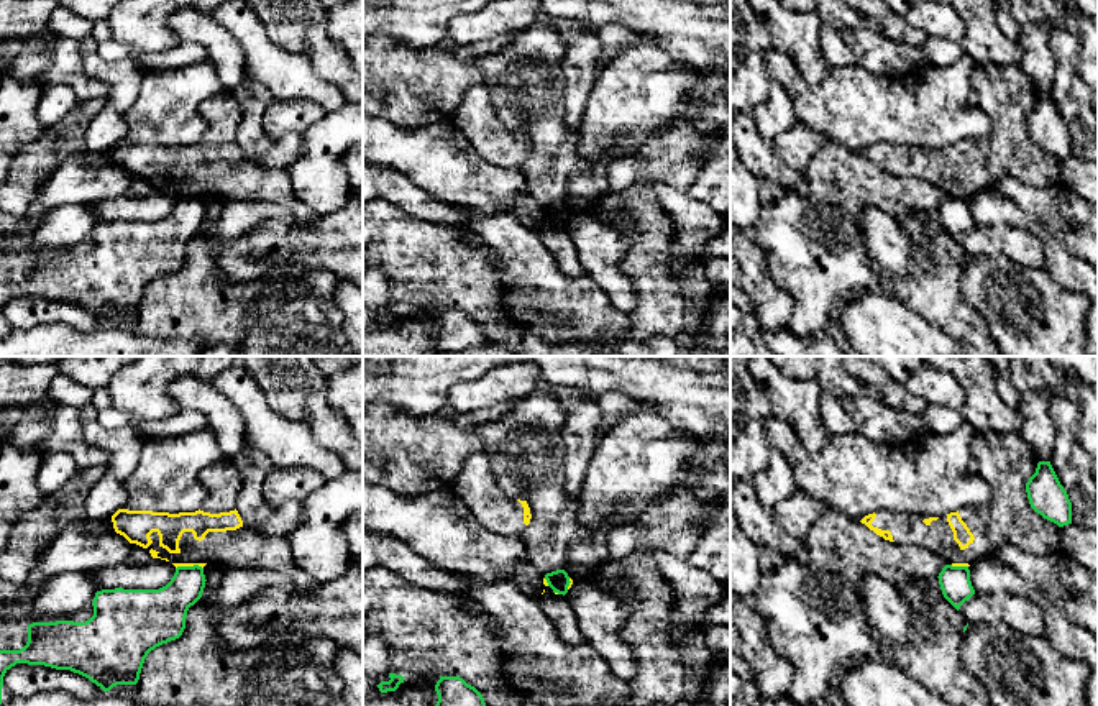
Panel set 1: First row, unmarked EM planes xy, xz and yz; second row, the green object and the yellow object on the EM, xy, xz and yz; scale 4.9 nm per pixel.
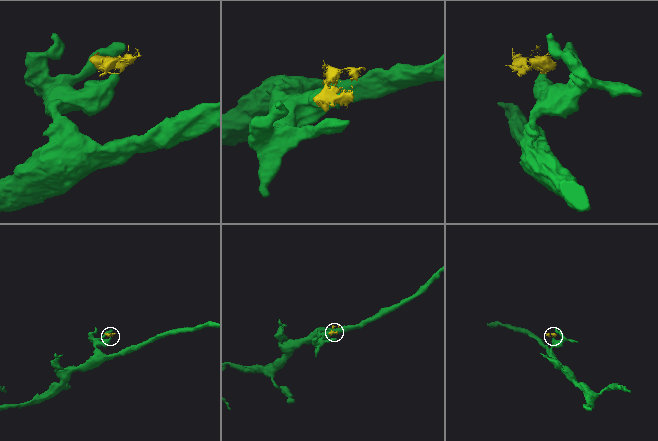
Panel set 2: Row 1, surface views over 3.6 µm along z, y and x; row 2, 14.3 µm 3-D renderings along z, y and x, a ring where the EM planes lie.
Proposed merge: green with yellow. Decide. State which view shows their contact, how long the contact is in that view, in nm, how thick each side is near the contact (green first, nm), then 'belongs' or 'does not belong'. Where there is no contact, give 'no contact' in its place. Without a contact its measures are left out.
contact in xy; length 140 nm; calibres 220 and 20 nm; does not belong

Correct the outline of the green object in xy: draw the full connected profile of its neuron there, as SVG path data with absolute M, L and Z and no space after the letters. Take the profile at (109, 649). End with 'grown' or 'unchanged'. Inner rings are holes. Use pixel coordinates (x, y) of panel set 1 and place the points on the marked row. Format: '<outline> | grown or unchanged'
M177 566L171 581L159 589L102 589L94 598L94 616L85 622L56 621L28 626L28 642L20 650L0 650L0 704L5 673L16 663L71 670L89 678L103 691L117 685L136 685L144 658L156 647L176 640L185 617L205 588L204 568Z | unchanged

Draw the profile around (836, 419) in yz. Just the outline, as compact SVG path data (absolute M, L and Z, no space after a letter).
M822 392L819 409L821 409L821 417L826 425L826 430L830 437L855 433L853 420L844 409L840 399L835 399L827 392Z

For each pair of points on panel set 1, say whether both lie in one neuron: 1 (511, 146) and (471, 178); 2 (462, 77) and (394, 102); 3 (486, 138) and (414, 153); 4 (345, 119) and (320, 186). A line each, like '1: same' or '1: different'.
1: different
2: same
3: different
4: same

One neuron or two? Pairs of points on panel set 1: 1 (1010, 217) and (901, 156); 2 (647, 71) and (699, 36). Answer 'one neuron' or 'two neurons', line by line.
1: two neurons
2: two neurons

